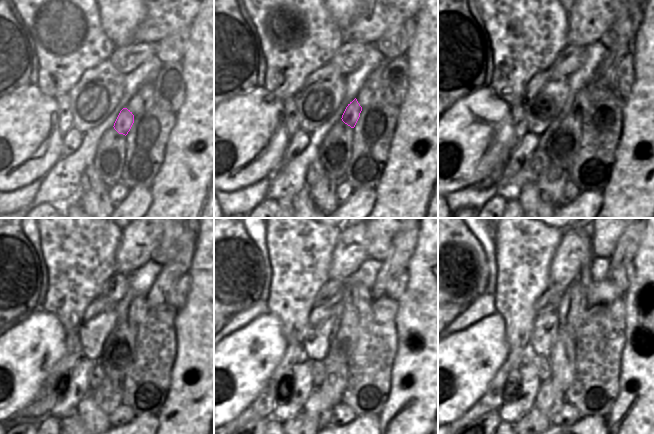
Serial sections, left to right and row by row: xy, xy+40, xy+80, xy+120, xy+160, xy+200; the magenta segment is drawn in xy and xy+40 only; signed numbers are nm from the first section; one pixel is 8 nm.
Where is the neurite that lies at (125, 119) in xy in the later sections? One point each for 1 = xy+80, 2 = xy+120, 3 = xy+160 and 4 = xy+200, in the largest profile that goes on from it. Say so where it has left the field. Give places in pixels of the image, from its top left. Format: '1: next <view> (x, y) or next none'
1: next xy+80 (582, 102)
2: next xy+120 (137, 312)
3: next xy+160 (358, 301)
4: next xy+200 (580, 289)

